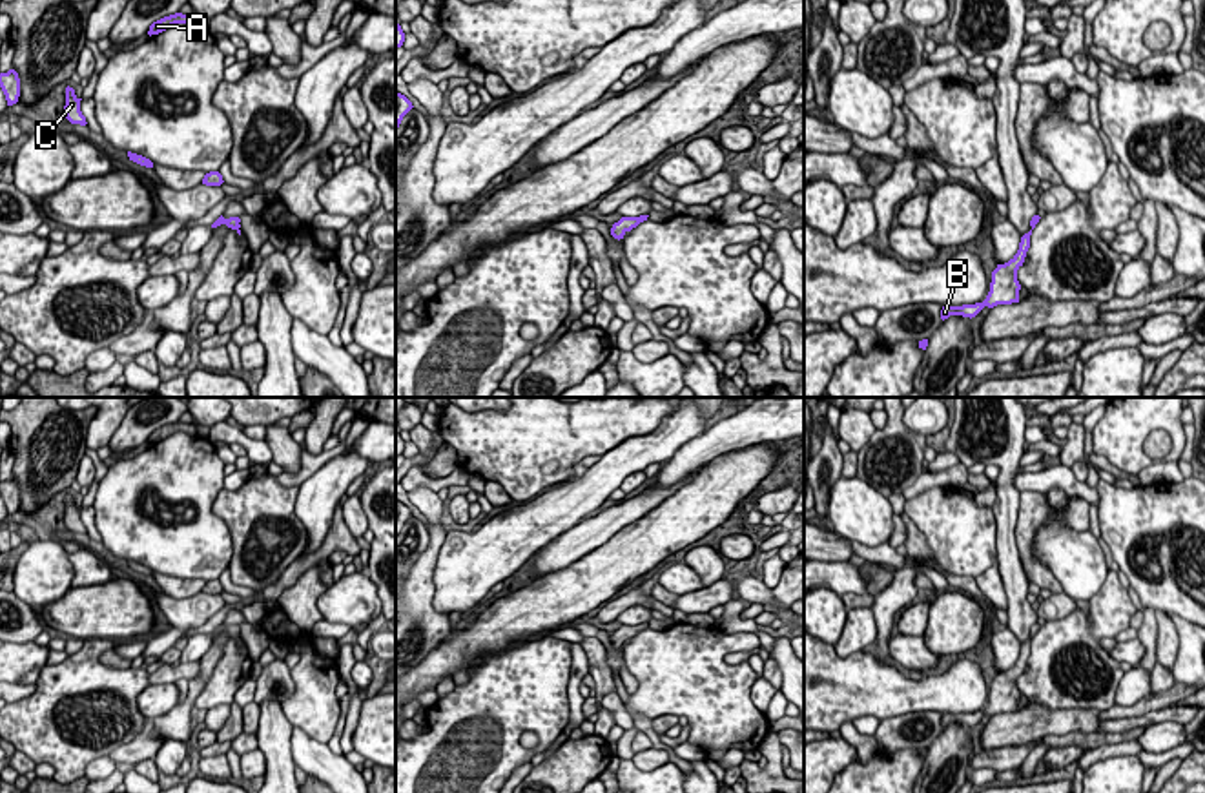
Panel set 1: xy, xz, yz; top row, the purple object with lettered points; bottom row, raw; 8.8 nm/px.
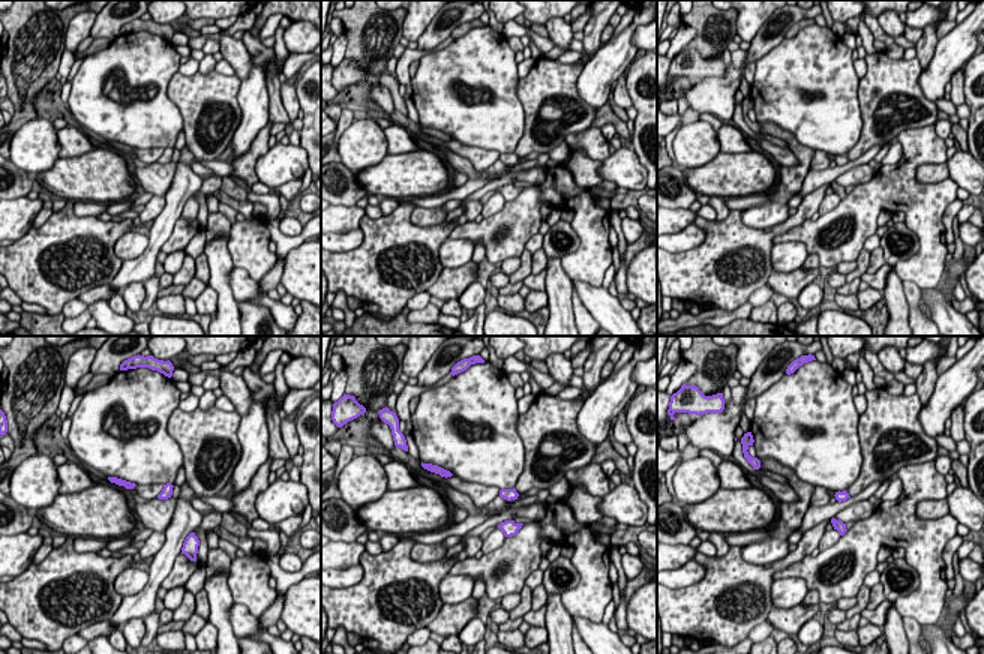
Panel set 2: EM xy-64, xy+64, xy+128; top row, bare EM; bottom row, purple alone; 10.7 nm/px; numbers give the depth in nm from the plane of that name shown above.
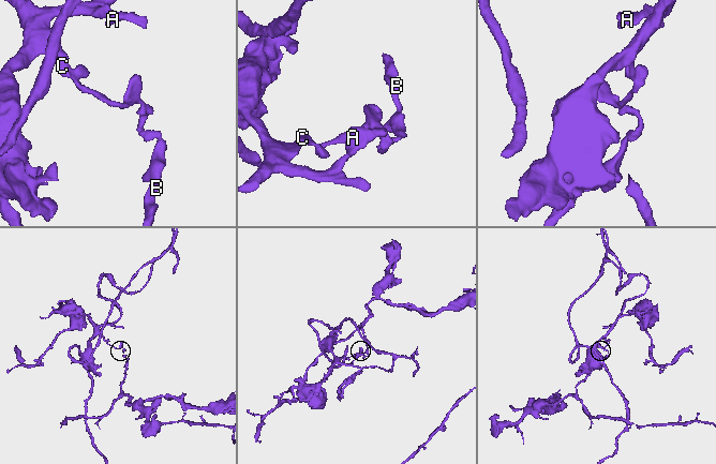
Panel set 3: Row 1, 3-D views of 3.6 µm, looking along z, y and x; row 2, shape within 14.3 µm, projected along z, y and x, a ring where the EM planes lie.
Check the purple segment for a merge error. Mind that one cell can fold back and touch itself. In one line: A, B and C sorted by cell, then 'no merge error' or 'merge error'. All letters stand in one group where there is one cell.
A C / B | merge error

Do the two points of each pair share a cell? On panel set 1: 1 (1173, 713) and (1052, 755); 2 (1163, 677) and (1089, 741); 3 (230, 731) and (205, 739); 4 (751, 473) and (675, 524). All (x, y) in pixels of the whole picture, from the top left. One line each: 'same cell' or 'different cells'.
1: different cells
2: different cells
3: same cell
4: same cell

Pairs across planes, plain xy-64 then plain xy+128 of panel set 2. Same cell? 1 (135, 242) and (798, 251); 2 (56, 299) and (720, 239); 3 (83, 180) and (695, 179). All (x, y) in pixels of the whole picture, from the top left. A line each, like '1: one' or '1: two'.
1: one
2: one
3: one

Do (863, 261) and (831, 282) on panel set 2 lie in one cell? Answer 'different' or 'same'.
same

